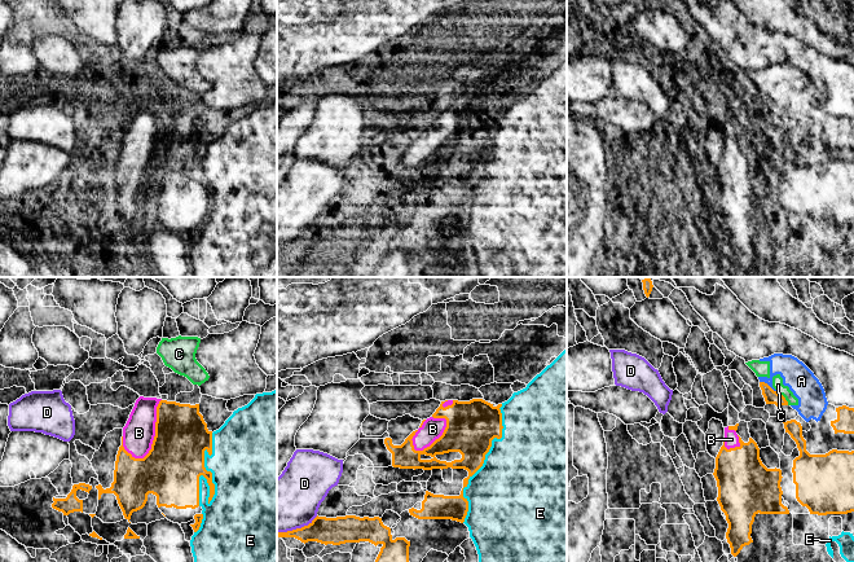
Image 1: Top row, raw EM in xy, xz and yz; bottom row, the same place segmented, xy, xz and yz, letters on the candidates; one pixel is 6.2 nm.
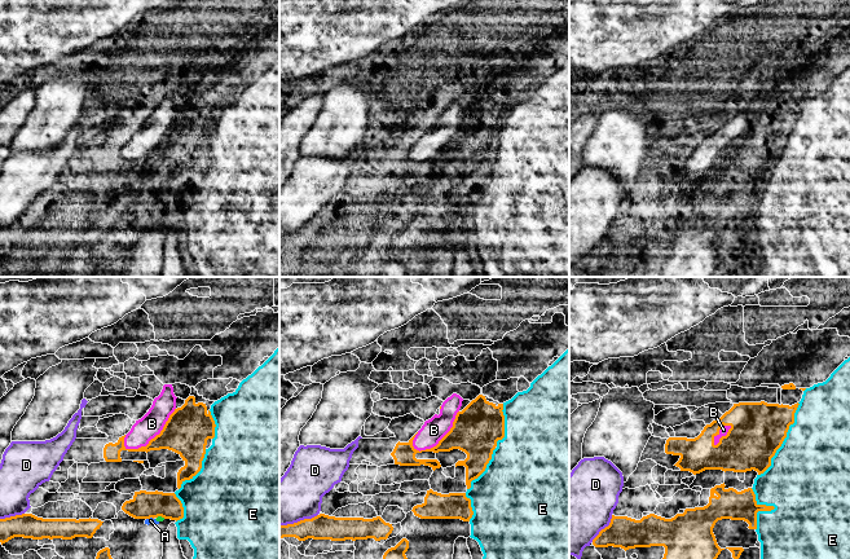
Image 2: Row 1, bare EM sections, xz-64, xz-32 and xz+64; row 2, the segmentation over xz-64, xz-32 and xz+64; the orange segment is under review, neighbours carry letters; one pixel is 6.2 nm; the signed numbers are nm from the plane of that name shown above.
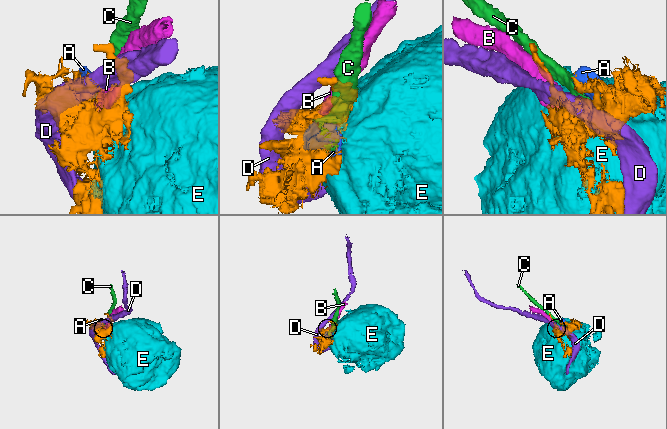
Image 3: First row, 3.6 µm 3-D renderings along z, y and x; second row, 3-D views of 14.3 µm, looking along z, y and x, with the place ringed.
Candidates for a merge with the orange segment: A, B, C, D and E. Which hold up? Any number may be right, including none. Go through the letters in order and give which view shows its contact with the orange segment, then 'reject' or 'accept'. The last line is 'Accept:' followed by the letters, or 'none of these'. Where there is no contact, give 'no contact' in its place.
A: contact in yz; reject
B: contact in xy; accept
C: contact in yz; reject
D: contact in xz; reject
E: contact in xy; reject
Accept: B

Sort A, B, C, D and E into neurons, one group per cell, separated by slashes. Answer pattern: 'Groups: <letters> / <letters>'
Groups: A C / B / D / E

